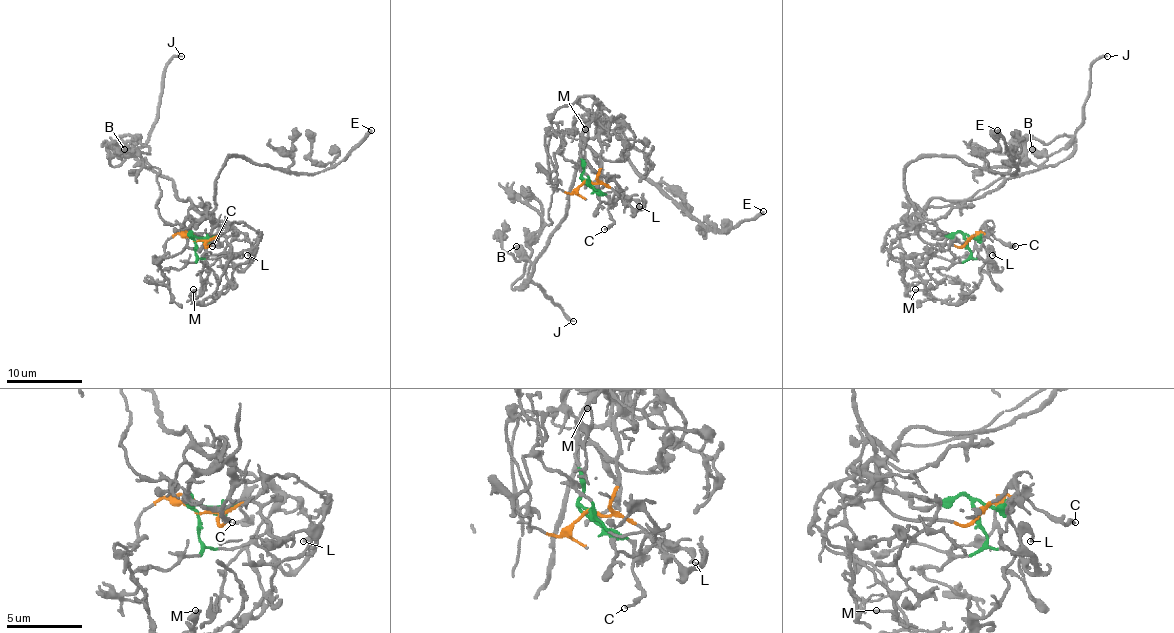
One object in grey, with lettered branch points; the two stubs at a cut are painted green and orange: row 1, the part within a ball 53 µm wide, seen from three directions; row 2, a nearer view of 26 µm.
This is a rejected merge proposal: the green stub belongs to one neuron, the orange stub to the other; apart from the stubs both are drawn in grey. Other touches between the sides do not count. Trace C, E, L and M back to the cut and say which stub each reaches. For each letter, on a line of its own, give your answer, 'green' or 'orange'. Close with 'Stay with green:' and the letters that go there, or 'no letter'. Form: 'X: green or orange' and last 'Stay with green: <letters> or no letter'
C: green
E: green
L: green
M: orange
Stay with green: C, E, L

